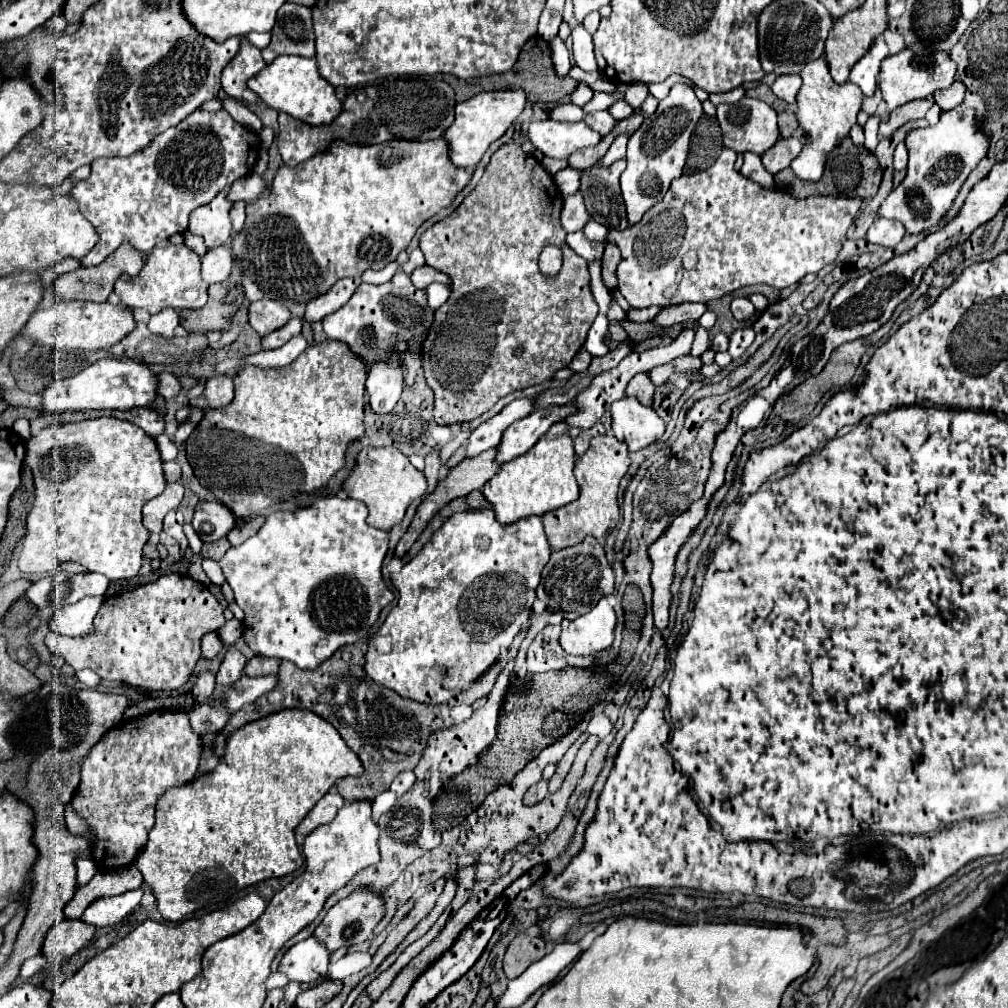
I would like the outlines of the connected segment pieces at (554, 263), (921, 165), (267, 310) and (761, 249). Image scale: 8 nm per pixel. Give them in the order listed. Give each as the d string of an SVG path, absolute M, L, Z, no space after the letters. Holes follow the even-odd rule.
M545 247L539 257L539 267L545 275L554 277L562 263L562 253L557 247Z
M953 109L941 113L935 125L911 129L905 137L905 145L909 149L907 175L879 207L879 215L901 221L907 233L921 233L935 225L951 207L967 175L985 157L989 141L979 129L973 109Z
M255 301L249 305L249 325L259 335L269 335L271 331L283 327L291 319L291 313L287 307L283 307L279 301Z
M723 149L719 159L709 169L675 179L663 201L653 205L639 223L623 231L608 233L606 240L621 247L617 281L621 295L629 301L631 307L707 303L739 287L757 283L785 289L795 285L807 273L819 273L825 265L835 261L837 253L841 251L845 233L861 207L861 199L833 195L793 199L787 189L769 189L751 179L745 179L733 169L735 159L735 151ZM691 249L697 251L699 263L693 271L687 271L683 267L683 257Z

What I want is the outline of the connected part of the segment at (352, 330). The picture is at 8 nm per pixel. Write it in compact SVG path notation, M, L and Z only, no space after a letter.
M397 271L395 277L383 285L369 285L361 283L353 297L335 311L333 315L323 319L323 329L329 339L345 341L353 353L357 353L365 363L375 363L387 357L387 349L395 341L409 341L411 351L403 355L403 375L405 385L413 385L417 371L421 369L421 355L413 355L413 349L423 343L429 325L433 323L433 311L427 307L425 293L421 289L415 289L409 275L403 271Z

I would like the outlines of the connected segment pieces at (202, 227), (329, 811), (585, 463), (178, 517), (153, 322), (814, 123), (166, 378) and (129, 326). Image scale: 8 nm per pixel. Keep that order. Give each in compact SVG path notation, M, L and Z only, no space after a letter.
M227 189L221 191L209 205L199 207L191 213L189 231L193 235L201 235L205 239L207 249L227 243L233 235L231 219L229 219L229 209L233 203L227 201L225 195L227 195Z
M331 789L331 791L305 815L305 819L295 827L295 837L299 839L299 843L301 843L303 837L307 837L315 827L319 827L319 825L323 825L323 823L329 823L329 821L337 815L337 811L341 809L341 805L343 805L341 795L339 795L335 789Z
M611 435L591 439L589 449L575 463L575 471L579 471L579 485L581 485L579 499L565 507L549 511L541 517L551 549L565 549L577 545L587 535L603 539L609 531L613 531L619 519L619 507L617 507L619 481L627 473L627 467L629 467L629 453L625 443L617 441Z
M173 509L167 513L163 521L163 531L180 542L181 556L184 557L188 548L188 540L185 539L185 533L183 533L183 513L179 509Z
M165 309L165 311L159 311L157 315L151 315L149 319L149 331L153 331L155 335L161 335L161 337L173 337L175 335L175 327L179 325L179 315L177 311L173 309Z
M825 57L807 63L801 77L803 87L797 93L797 123L805 131L805 147L791 163L791 169L801 181L817 181L825 171L825 155L829 155L829 151L833 151L833 147L837 147L837 143L849 135L849 129L853 127L861 109L863 91L849 81L837 85L829 75Z
M161 371L157 373L157 393L165 399L171 399L179 393L179 381L175 375L167 373L167 371Z
M55 301L51 307L35 311L27 325L21 329L21 337L33 341L33 345L49 345L57 349L81 349L97 351L109 349L119 343L135 327L133 311L125 305L93 303L93 301Z

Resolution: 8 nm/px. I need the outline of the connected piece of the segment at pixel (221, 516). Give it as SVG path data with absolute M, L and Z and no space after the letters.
M199 501L195 507L193 515L193 529L201 537L201 541L217 541L225 537L233 525L235 525L235 515L229 507L217 501Z

